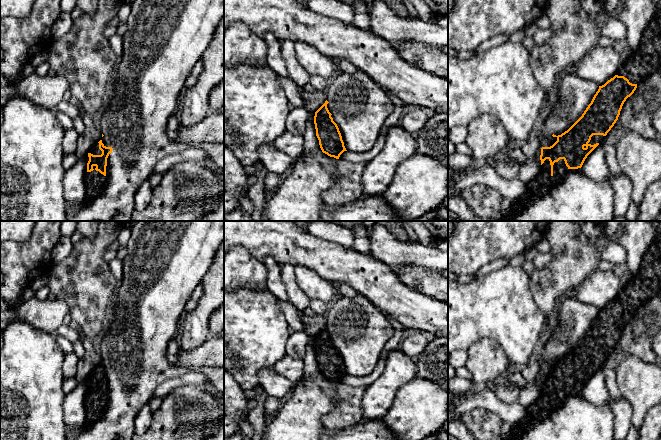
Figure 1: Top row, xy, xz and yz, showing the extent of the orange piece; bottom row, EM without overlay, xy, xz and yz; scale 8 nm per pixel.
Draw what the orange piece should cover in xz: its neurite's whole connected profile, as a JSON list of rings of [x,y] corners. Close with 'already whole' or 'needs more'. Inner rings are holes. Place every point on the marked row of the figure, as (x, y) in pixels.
[[[329,102],[325,103],[315,112],[314,124],[316,136],[323,153],[330,157],[339,159],[340,155],[347,151],[342,140],[337,124],[333,121],[331,113],[327,108]]]; already whole

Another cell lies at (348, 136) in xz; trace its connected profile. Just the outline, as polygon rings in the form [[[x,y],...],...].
[[[359,70],[353,74],[337,73],[326,88],[327,108],[337,124],[347,151],[366,153],[377,140],[385,120],[394,110],[385,89],[380,87],[370,76]]]

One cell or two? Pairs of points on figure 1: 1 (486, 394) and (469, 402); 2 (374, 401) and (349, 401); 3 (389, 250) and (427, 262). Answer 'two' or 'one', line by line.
1: one
2: two
3: one

